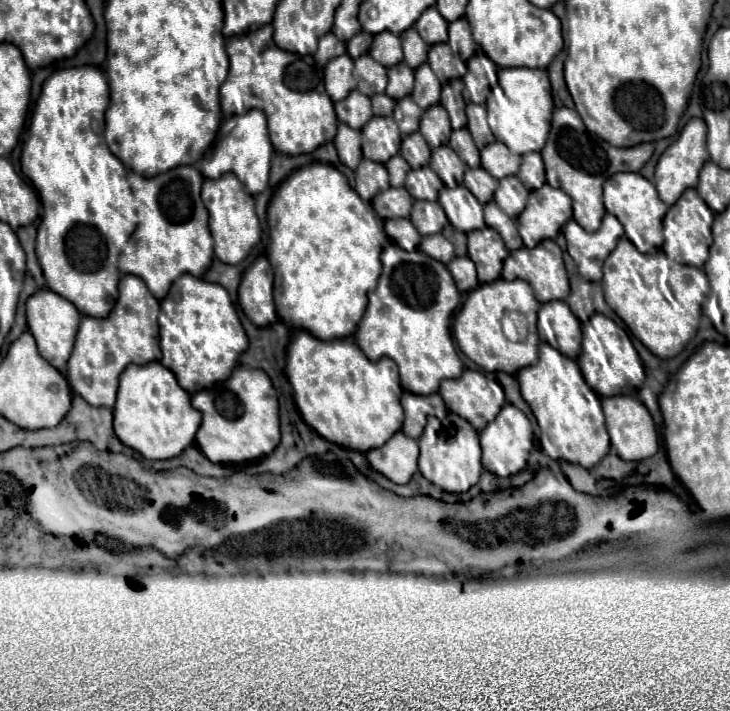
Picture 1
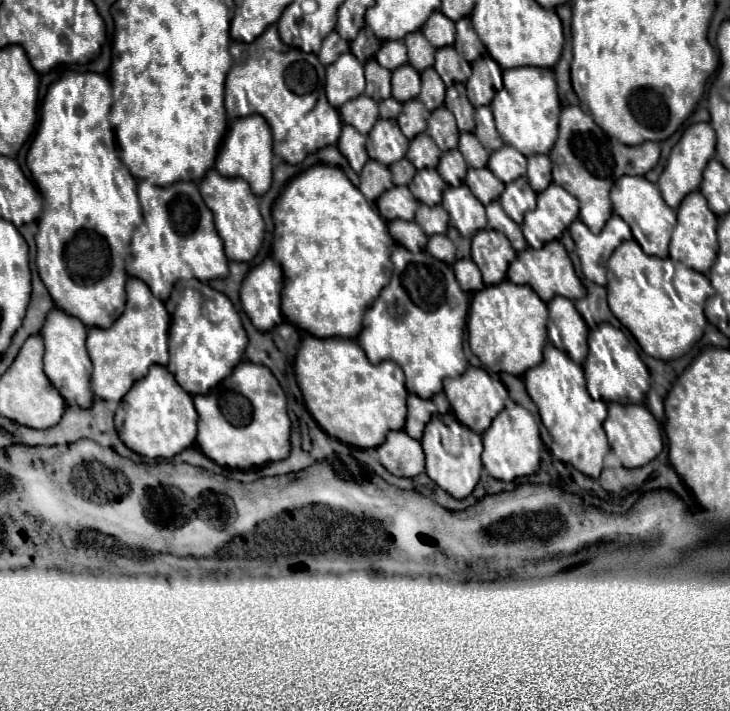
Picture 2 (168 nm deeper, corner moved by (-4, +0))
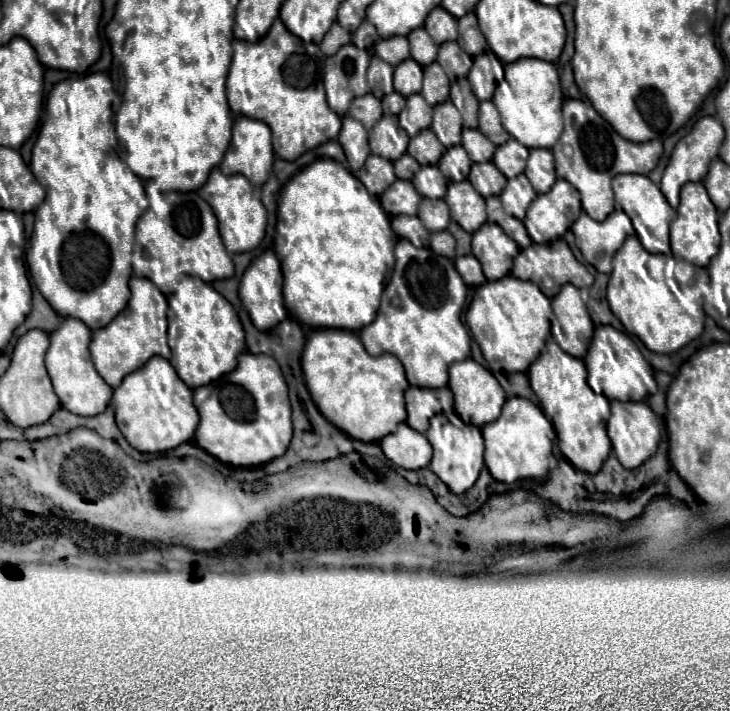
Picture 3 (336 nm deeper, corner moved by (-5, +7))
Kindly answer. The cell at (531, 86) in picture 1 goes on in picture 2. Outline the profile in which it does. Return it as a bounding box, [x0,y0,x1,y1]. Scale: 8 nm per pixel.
[490,67,560,155]

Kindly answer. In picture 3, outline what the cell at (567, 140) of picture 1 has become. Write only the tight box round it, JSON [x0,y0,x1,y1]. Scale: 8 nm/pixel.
[555,100,663,220]

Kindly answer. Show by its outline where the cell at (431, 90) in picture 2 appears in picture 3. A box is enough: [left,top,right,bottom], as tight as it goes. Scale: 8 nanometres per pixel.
[421,62,449,104]

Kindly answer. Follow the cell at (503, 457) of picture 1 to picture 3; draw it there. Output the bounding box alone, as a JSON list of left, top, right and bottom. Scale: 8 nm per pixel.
[481,398,553,482]

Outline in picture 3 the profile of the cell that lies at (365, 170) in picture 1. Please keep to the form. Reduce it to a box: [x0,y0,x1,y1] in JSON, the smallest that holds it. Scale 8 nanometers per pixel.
[357,154,397,196]

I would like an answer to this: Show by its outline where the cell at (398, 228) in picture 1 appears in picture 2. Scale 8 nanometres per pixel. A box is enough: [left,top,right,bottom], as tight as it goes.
[388,219,428,251]

